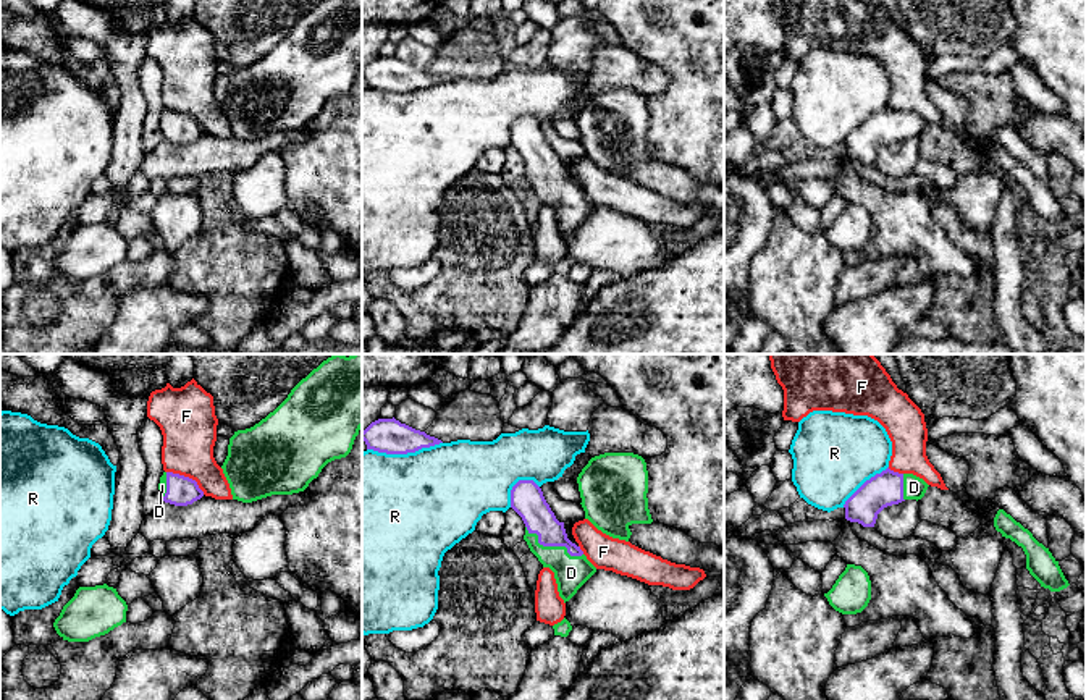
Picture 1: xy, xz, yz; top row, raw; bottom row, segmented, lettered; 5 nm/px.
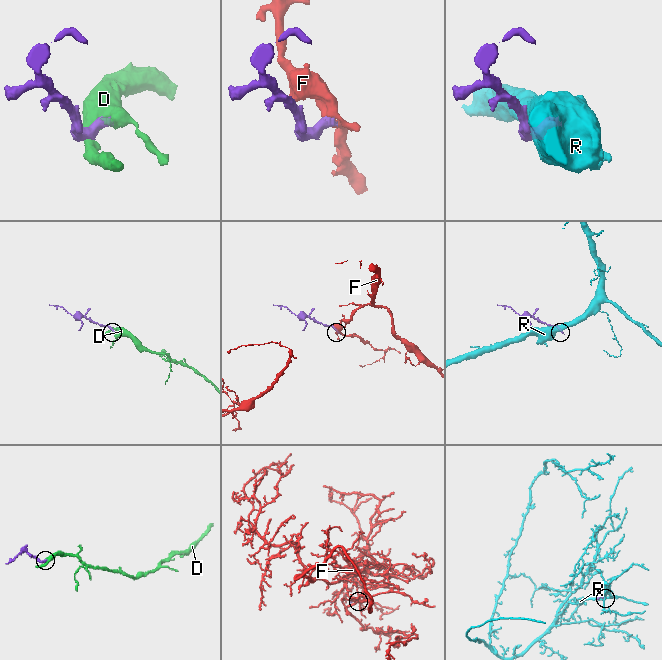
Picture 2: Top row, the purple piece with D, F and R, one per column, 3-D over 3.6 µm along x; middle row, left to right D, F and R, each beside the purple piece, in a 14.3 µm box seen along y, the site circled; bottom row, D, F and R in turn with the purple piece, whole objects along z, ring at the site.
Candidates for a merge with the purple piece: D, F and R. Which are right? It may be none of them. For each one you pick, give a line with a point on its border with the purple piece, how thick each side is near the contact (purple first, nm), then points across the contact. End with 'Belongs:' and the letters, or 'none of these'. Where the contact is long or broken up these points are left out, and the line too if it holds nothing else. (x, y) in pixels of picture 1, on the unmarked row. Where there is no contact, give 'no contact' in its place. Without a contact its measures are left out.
D: xz (551, 183) | 160/170 nm | across xz (527, 139), (551, 183), (571, 204), (571, 210)
Belongs: D

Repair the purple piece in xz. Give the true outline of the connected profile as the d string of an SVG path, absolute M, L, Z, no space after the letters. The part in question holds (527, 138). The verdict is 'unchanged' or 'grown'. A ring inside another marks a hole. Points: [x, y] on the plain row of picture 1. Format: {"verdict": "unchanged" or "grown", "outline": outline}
{"verdict": "grown", "outline": "M519 118L511 128L511 145L525 162L524 178L543 205L554 210L559 234L569 239L596 210L580 184L567 176L564 160L559 160L546 141L541 126L533 118Z"}

